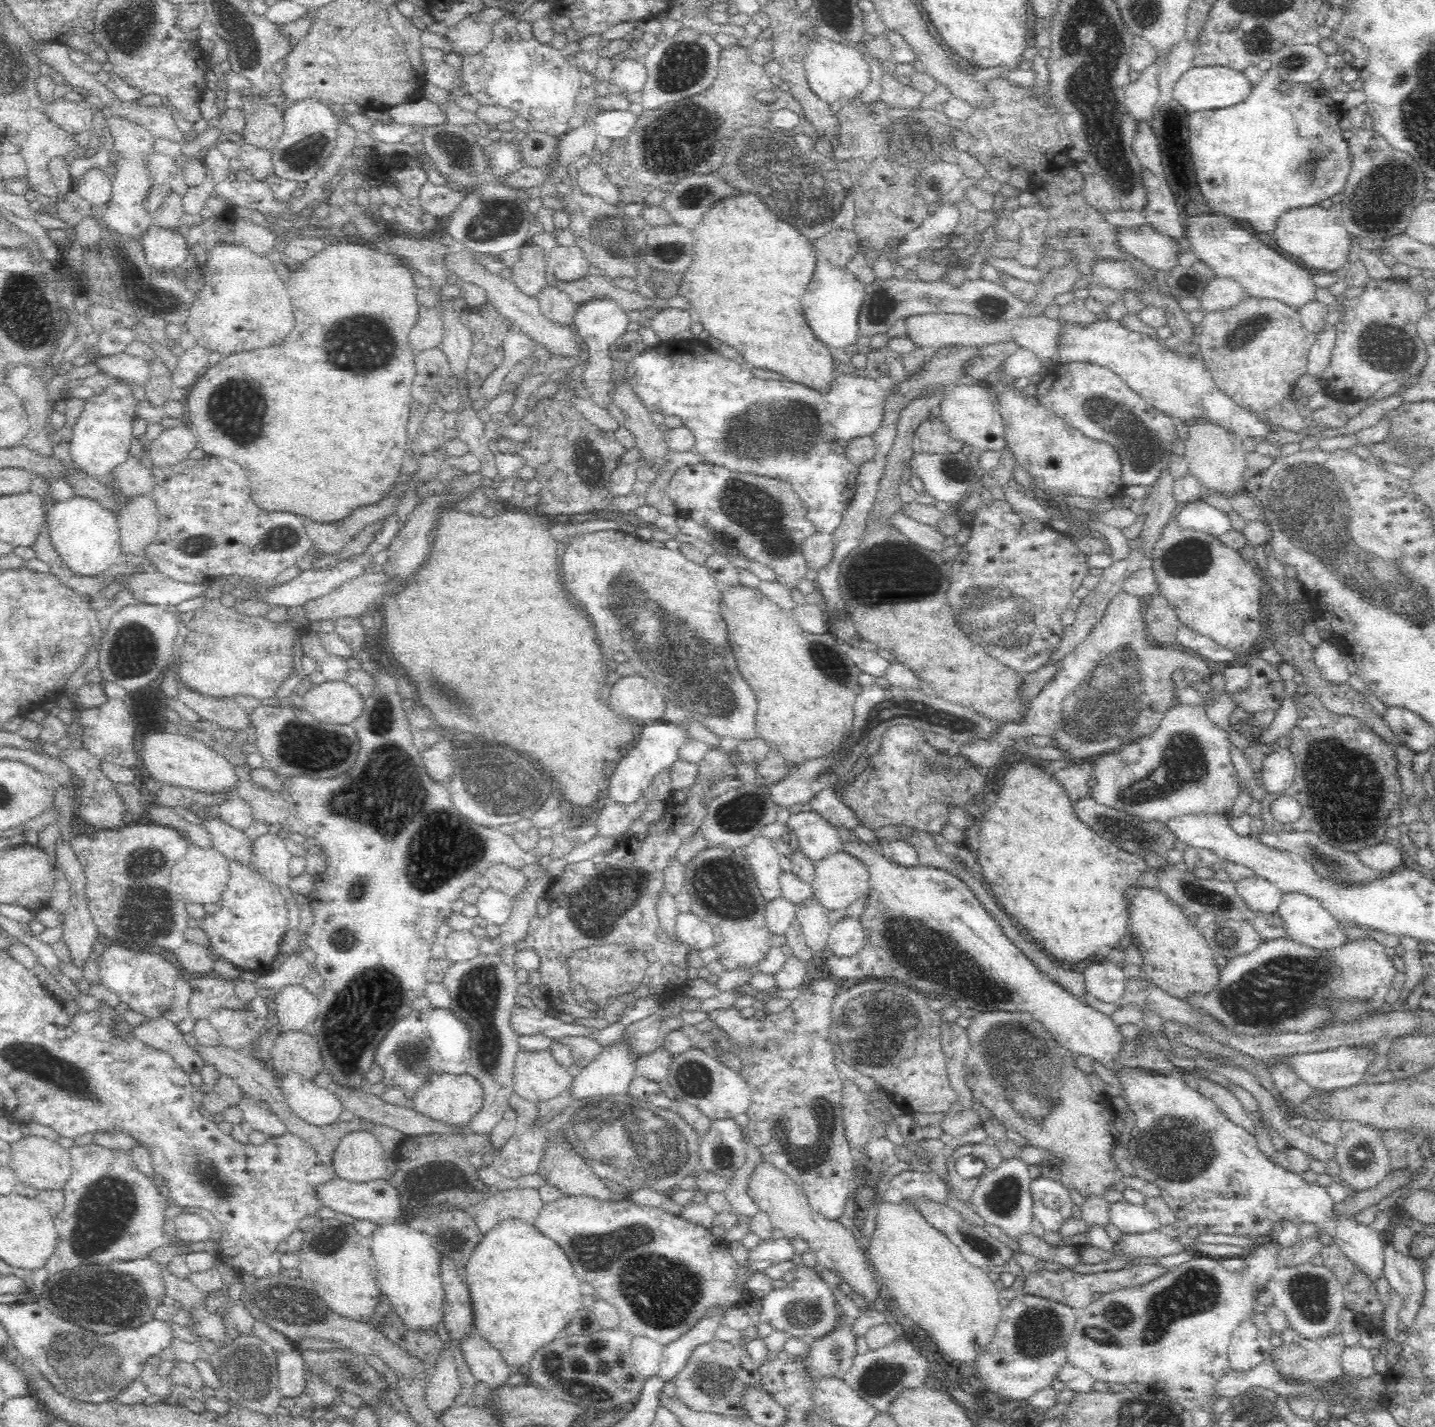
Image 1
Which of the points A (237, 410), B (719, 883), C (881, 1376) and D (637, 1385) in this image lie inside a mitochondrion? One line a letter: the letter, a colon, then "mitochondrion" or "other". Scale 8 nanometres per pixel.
A: mitochondrion
B: mitochondrion
C: mitochondrion
D: other

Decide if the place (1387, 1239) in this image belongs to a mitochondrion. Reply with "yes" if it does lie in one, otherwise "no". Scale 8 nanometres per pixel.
no

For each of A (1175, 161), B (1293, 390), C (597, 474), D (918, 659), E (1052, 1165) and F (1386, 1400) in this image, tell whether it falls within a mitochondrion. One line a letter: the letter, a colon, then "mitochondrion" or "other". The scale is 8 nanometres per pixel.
A: other
B: other
C: other
D: other
E: other
F: other

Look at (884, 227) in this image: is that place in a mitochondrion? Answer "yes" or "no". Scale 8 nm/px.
no

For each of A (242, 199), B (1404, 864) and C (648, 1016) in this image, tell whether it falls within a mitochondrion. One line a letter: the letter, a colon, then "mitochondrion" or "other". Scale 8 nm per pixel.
A: other
B: other
C: other

